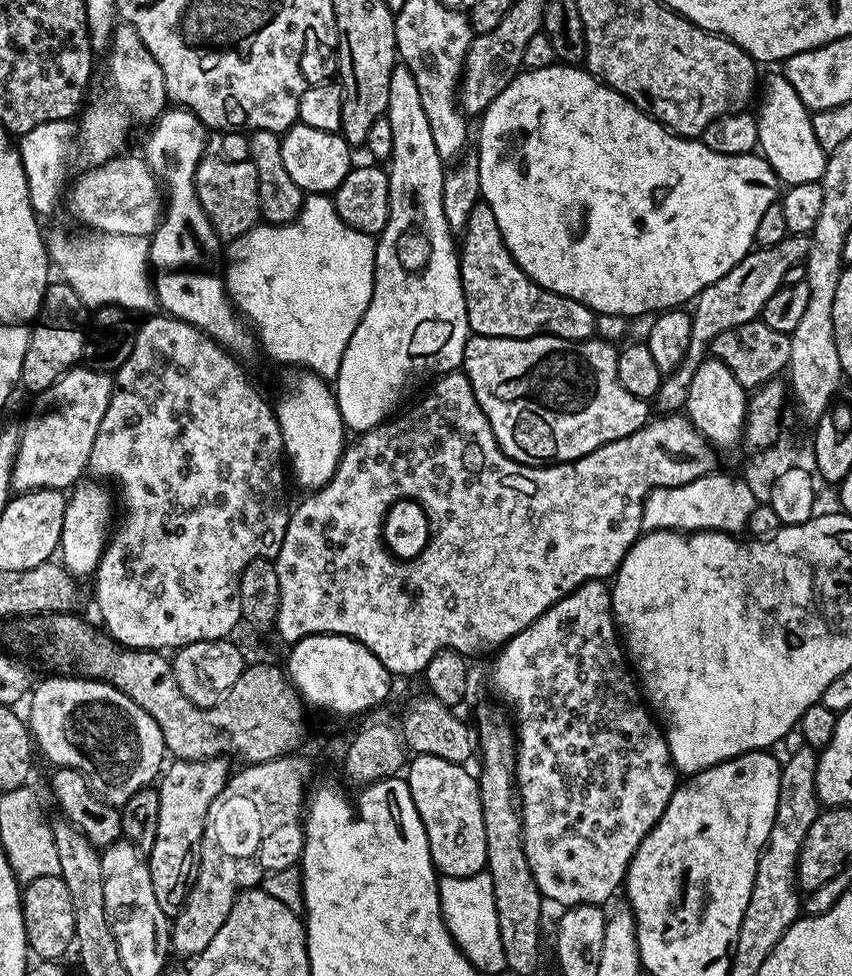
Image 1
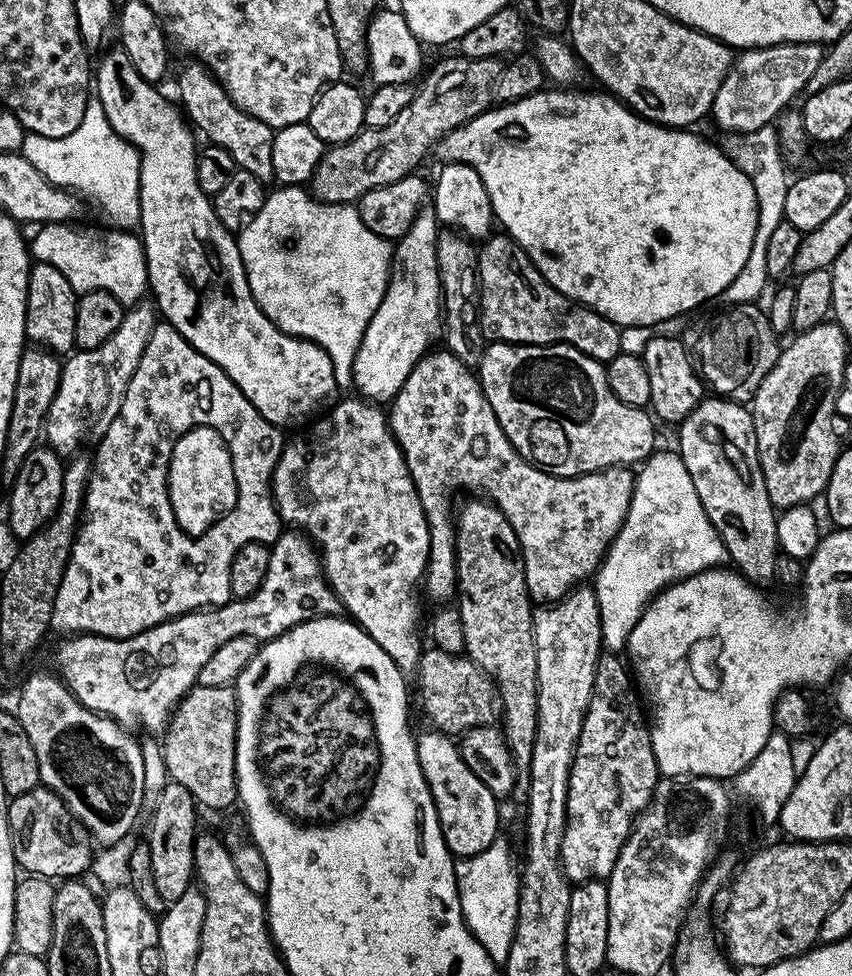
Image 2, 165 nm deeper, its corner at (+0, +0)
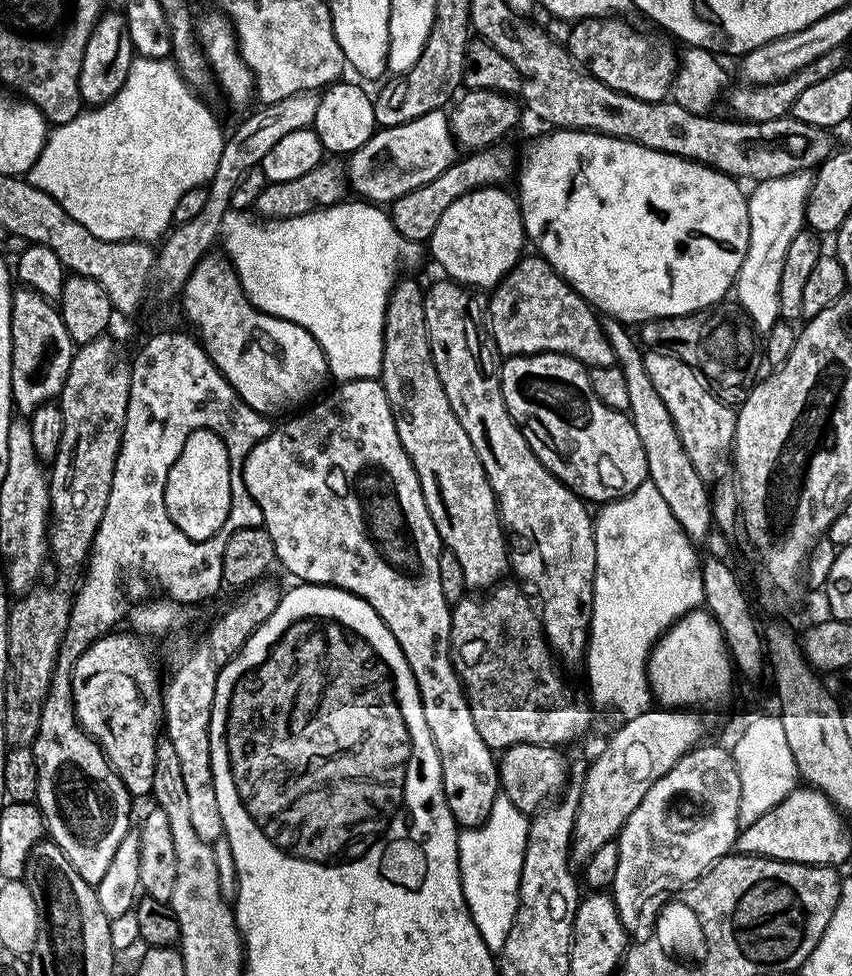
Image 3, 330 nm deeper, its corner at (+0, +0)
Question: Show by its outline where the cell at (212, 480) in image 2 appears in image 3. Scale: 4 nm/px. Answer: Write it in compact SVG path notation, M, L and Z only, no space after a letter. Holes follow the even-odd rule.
M208 428L192 431L167 474L164 497L171 521L192 541L205 541L216 536L229 517L232 505L229 486L229 454L224 440Z

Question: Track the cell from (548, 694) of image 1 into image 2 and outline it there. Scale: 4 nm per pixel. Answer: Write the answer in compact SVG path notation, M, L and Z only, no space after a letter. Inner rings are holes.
M601 655L596 667L596 681L590 706L584 715L582 734L568 779L568 817L562 838L560 865L564 867L564 876L569 882L577 885L585 884L587 880L607 881L608 875L614 870L614 862L618 862L618 854L626 838L632 832L632 825L644 807L652 801L656 783L661 779L660 767L654 758L650 724L629 665L619 655Z

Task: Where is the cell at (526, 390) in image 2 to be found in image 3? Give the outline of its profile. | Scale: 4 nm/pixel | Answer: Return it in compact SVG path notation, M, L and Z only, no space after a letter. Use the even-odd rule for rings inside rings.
M539 352L533 356L509 356L500 366L500 385L502 386L502 398L506 402L506 410L510 410L510 418L516 423L518 430L522 430L522 434L526 438L530 450L534 450L536 457L538 457L567 488L572 489L577 496L588 502L593 502L592 500L600 500L599 502L618 500L622 496L629 496L638 485L648 480L646 450L642 450L642 438L638 438L638 430L634 430L631 419L629 419L625 413L619 412L618 410L610 410L610 406L598 402L598 394L594 394L594 390L590 386L588 368L581 364L579 360L575 360L573 356L563 356L557 352Z

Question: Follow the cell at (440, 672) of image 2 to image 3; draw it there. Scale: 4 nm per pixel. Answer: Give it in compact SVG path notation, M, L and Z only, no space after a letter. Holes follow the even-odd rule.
M501 582L495 588L489 588L483 594L468 594L464 599L455 601L451 605L452 625L450 626L450 646L452 647L452 665L460 676L460 683L464 686L464 693L468 696L468 705L474 718L474 726L478 726L478 734L482 734L482 742L493 750L503 750L515 744L550 744L564 746L567 740L576 740L592 724L593 705L587 699L579 700L570 689L564 688L564 680L560 677L561 669L548 640L544 636L544 627L540 624L540 614L537 605L530 599L529 593L520 587L519 583Z

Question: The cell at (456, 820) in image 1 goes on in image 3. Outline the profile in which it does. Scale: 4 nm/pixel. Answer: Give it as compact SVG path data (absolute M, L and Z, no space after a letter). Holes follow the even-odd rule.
M379 379L346 380L336 387L340 388L334 389L325 400L317 399L307 410L280 422L285 422L285 424L280 424L277 428L275 425L269 431L268 437L262 442L258 442L258 446L254 446L254 450L250 450L244 463L246 490L250 490L250 498L254 498L254 502L258 502L258 510L262 510L262 518L264 519L262 527L268 531L270 538L274 538L274 550L279 567L284 567L290 575L297 576L295 578L297 581L305 584L325 584L331 588L341 588L358 598L362 598L376 611L378 618L382 618L382 622L386 622L390 634L394 634L394 638L414 674L414 682L418 686L418 694L422 698L422 714L426 714L426 726L430 726L430 738L434 738L434 746L438 750L438 758L442 762L442 786L446 794L446 802L450 806L450 814L461 829L477 828L490 814L490 806L494 804L500 792L500 773L498 760L493 749L488 748L486 742L482 742L482 734L478 734L478 726L474 726L474 718L468 705L468 696L464 693L460 676L452 665L452 647L450 646L452 609L446 594L442 594L442 582L438 575L438 558L442 551L440 535L430 518L430 510L426 510L426 498L422 498L422 486L418 482L418 474L398 438L398 430L394 426L394 414L390 410L390 402L386 398L383 384L380 383Z

